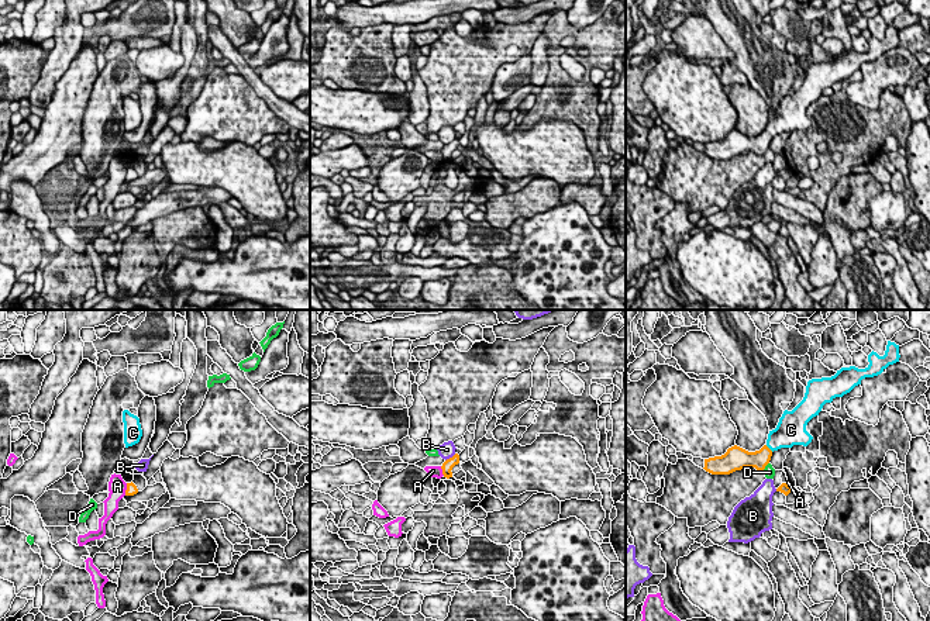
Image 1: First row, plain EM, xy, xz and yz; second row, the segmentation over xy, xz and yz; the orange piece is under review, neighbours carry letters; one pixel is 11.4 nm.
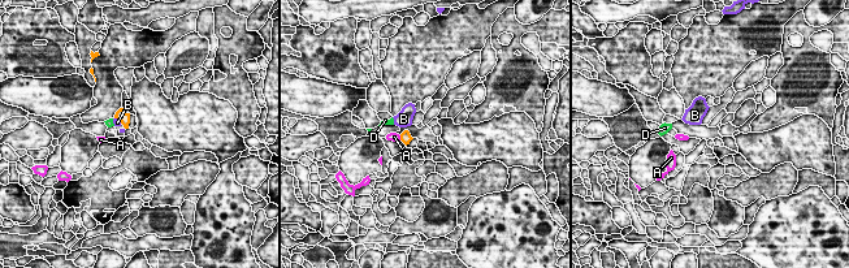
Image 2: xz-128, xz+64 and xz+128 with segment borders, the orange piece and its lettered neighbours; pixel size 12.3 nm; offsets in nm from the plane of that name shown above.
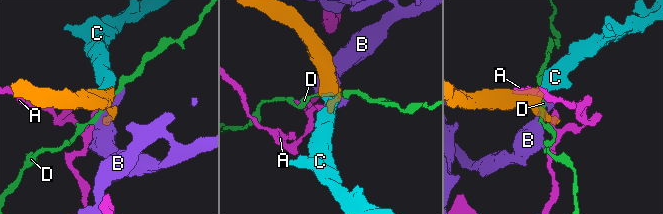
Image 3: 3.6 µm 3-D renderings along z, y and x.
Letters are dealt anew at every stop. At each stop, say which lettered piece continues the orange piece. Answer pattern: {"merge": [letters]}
{"merge": ["C"]}

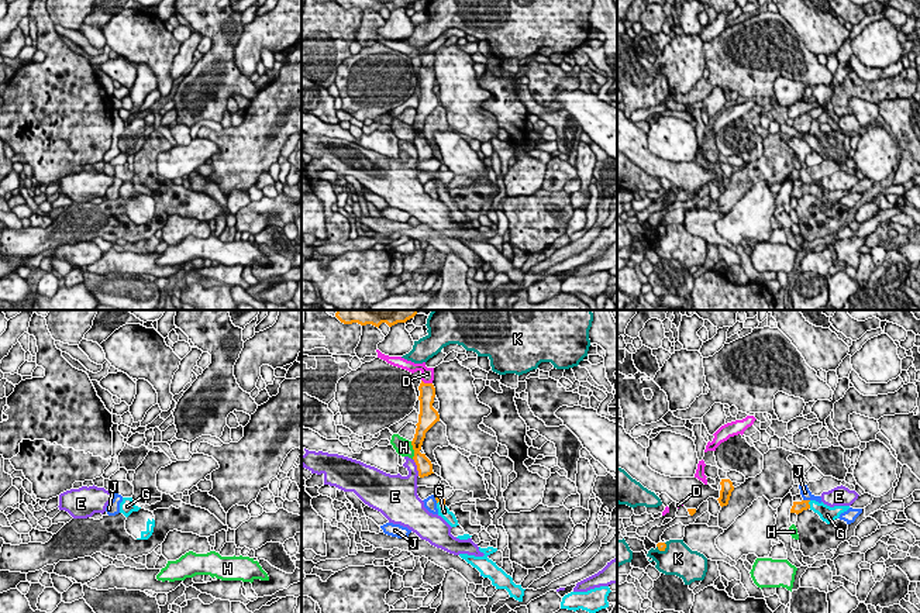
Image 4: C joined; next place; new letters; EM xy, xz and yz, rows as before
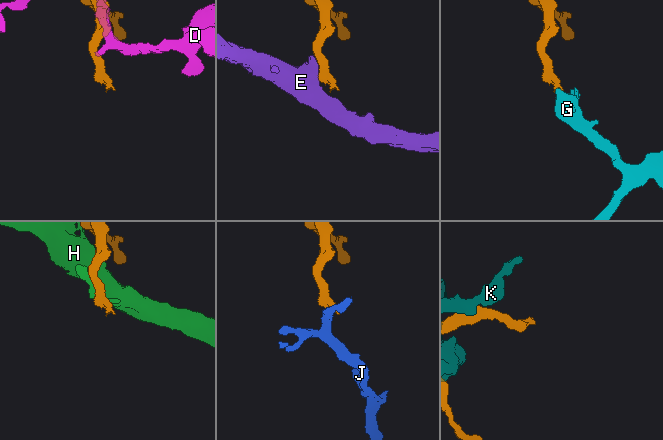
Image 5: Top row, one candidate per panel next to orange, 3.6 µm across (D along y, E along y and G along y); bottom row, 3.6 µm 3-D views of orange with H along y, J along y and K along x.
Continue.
{"merge": ["G"]}

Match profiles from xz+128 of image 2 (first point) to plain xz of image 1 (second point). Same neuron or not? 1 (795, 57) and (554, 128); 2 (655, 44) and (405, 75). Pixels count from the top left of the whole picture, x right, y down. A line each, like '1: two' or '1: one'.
1: two
2: two

